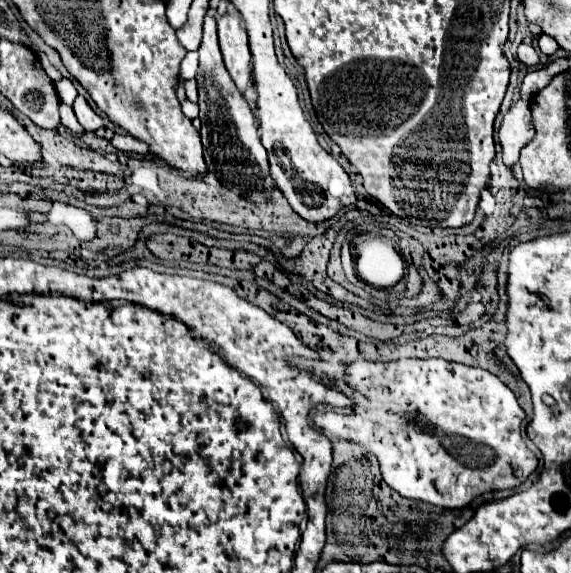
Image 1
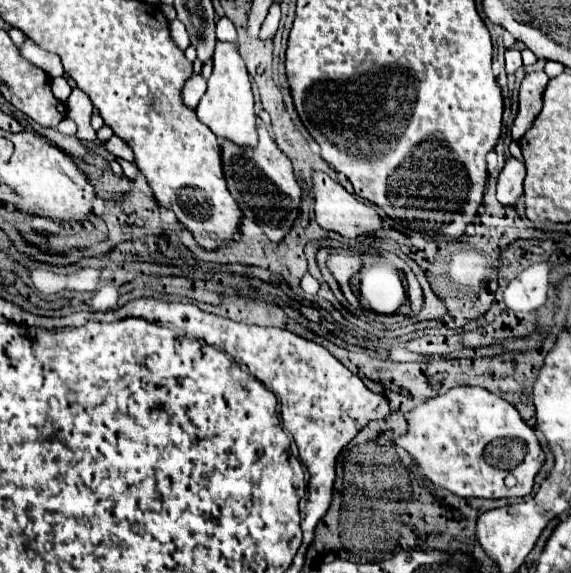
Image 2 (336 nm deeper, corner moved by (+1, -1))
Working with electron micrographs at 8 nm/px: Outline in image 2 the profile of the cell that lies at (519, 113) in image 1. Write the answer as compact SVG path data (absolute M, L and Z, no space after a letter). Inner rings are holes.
M510 157L504 165L504 169L498 175L498 185L496 185L496 197L504 207L514 207L518 197L522 195L522 183L526 177L526 167L518 163L514 157Z

